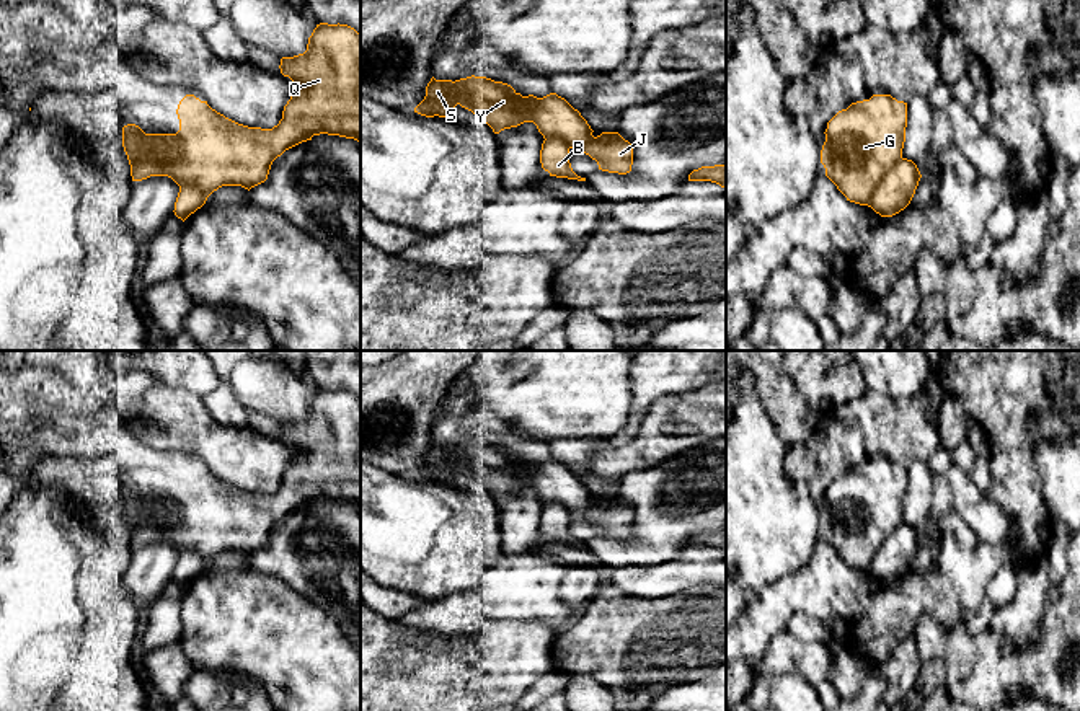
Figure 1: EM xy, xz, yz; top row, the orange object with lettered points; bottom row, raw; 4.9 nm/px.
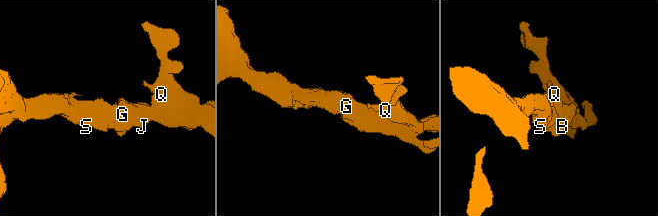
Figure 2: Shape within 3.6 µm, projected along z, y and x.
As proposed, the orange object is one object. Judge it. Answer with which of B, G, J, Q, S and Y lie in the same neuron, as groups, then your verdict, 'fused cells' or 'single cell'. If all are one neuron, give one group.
groups B G J Q S Y; single cell

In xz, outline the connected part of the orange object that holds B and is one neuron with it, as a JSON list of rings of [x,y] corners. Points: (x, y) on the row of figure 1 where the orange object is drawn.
[[[471,75],[455,82],[432,77],[414,113],[426,117],[445,117],[457,104],[481,117],[494,134],[533,122],[545,139],[540,163],[550,176],[586,181],[571,168],[571,148],[589,155],[602,171],[618,174],[631,171],[631,144],[618,132],[602,132],[594,137],[594,130],[581,113],[556,93],[543,98],[522,96],[511,85],[486,77]]]

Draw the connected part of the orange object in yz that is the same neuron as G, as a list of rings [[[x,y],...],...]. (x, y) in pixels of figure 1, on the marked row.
[[[891,95],[852,103],[827,122],[821,163],[847,201],[868,205],[881,217],[892,217],[910,204],[922,174],[912,160],[902,157],[905,127],[907,103]]]

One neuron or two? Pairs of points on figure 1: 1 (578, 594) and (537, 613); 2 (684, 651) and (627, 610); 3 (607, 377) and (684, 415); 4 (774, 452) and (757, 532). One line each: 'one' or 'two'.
1: one
2: one
3: two
4: one

